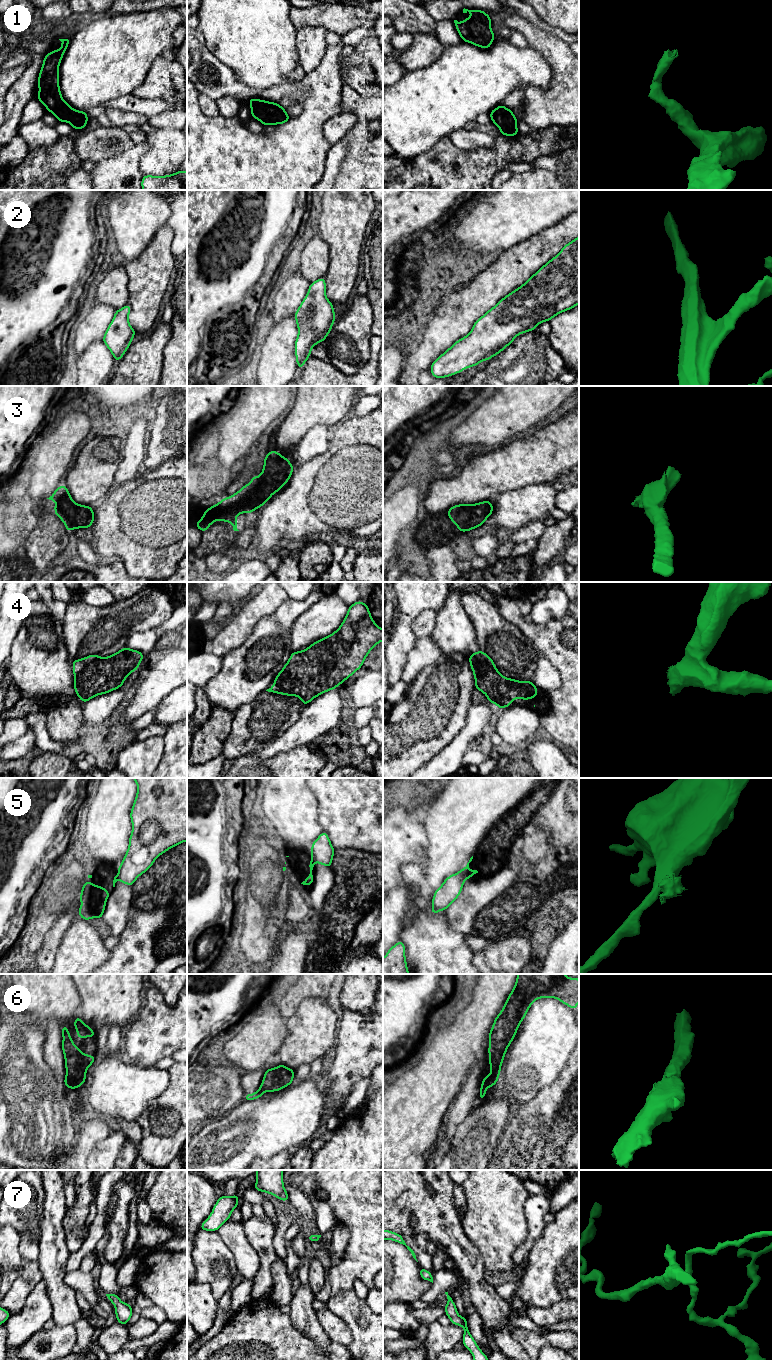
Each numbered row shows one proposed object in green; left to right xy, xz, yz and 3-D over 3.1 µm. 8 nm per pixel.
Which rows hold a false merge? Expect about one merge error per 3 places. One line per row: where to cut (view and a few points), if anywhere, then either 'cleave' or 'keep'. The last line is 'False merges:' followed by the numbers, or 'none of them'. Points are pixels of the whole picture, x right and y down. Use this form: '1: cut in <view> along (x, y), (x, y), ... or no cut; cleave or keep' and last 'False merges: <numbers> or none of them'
1: no cut; keep
2: no cut; keep
3: no cut; keep
4: no cut; keep
5: cut in yz along (471, 871), (468, 877); cleave
6: no cut; keep
7: no cut; keep
False merges: 5

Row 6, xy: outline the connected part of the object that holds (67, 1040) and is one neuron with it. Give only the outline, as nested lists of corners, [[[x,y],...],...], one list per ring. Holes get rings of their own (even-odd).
[[[62,1025],[62,1050],[64,1052],[66,1076],[64,1084],[67,1088],[77,1089],[82,1086],[86,1079],[86,1070],[96,1061],[92,1055],[81,1052],[73,1042],[68,1032],[68,1027]]]

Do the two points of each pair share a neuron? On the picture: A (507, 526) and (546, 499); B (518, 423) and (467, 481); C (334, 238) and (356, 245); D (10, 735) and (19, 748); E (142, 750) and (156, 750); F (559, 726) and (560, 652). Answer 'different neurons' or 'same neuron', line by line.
A: same neuron
B: different neurons
C: same neuron
D: different neurons
E: same neuron
F: same neuron

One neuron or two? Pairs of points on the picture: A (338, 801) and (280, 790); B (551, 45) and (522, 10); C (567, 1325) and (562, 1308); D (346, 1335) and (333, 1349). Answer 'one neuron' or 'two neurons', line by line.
A: two neurons
B: two neurons
C: two neurons
D: two neurons

